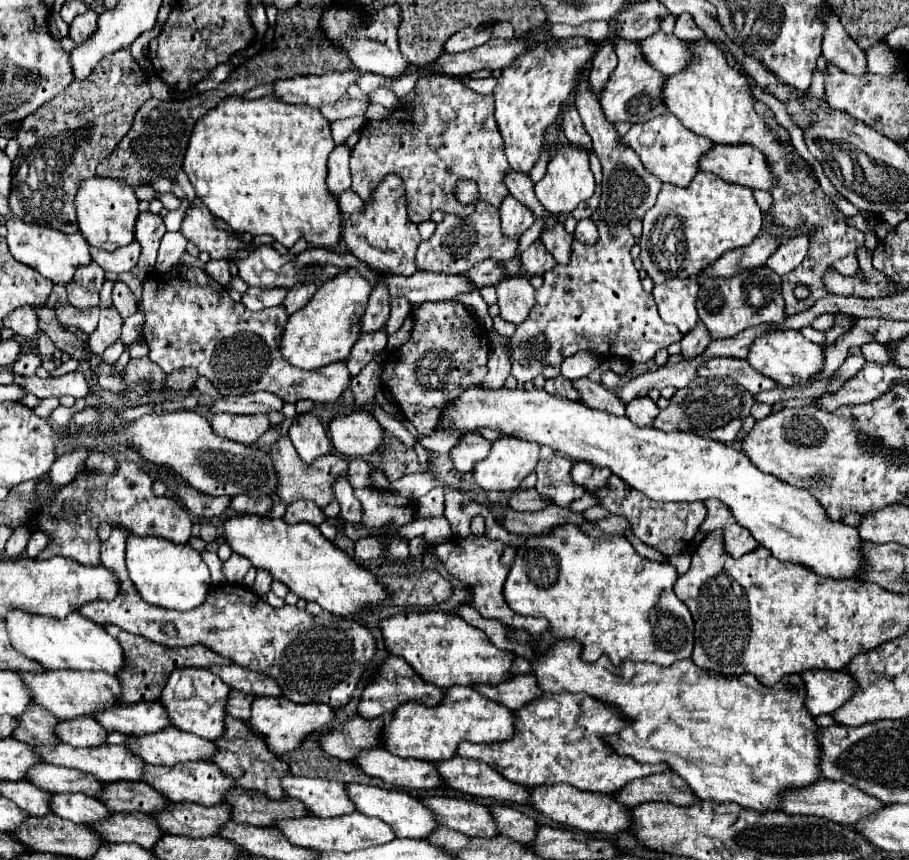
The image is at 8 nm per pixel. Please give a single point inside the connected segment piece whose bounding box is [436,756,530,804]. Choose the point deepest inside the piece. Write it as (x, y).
(476, 778)

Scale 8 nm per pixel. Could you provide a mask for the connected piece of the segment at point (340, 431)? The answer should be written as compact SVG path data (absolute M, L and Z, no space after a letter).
M354 410L348 416L330 422L332 444L338 454L356 458L378 452L384 444L384 428L366 410Z

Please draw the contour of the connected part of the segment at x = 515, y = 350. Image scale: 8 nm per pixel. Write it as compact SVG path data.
M606 226L600 234L600 240L594 246L574 242L572 260L568 266L556 264L550 272L544 274L544 284L536 290L536 304L530 310L528 318L516 326L514 336L510 338L510 364L512 376L520 382L532 382L546 366L560 366L564 358L580 350L596 350L600 356L622 356L630 362L648 362L654 358L656 350L668 348L672 342L680 342L682 334L676 326L662 322L656 302L650 294L644 292L638 270L632 264L630 248L634 246L634 236L628 228Z

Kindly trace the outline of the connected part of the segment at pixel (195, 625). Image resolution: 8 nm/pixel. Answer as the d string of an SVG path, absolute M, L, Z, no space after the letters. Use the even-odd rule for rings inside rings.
M114 528L110 538L102 544L102 564L120 576L118 598L104 602L90 602L78 610L82 616L92 618L98 624L116 624L132 634L140 634L152 642L164 646L194 646L202 644L224 658L230 658L238 666L266 674L282 686L282 694L296 702L322 702L334 710L346 706L356 690L366 666L376 654L376 638L372 632L358 622L346 618L334 618L334 614L312 616L296 606L272 608L258 594L246 586L222 584L212 588L210 598L198 610L162 610L160 606L150 606L138 598L138 590L130 582L124 568L124 544L128 530ZM174 624L176 636L166 636L164 626Z

